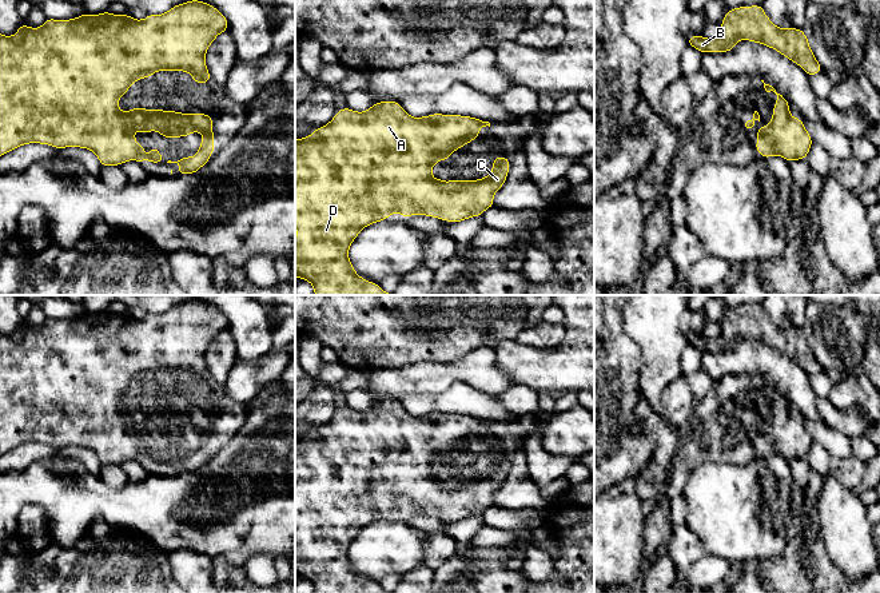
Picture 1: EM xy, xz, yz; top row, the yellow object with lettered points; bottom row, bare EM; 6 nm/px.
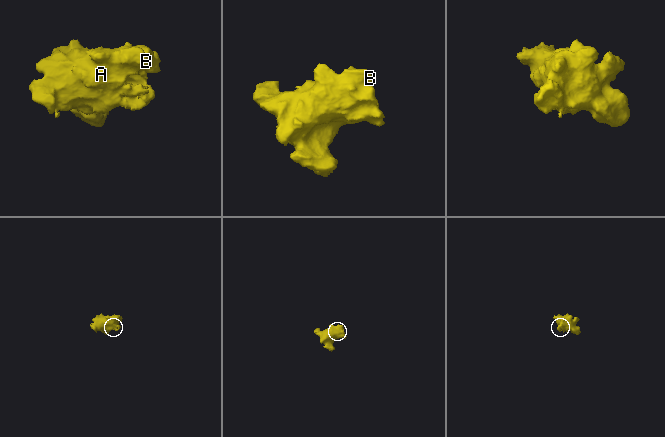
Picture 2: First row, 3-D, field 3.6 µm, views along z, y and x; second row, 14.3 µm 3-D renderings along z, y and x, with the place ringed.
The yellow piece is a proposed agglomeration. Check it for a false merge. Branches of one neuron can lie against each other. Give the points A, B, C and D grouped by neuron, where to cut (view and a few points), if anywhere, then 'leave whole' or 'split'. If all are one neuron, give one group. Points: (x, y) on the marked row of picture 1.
A B C D | no cut | leave whole

